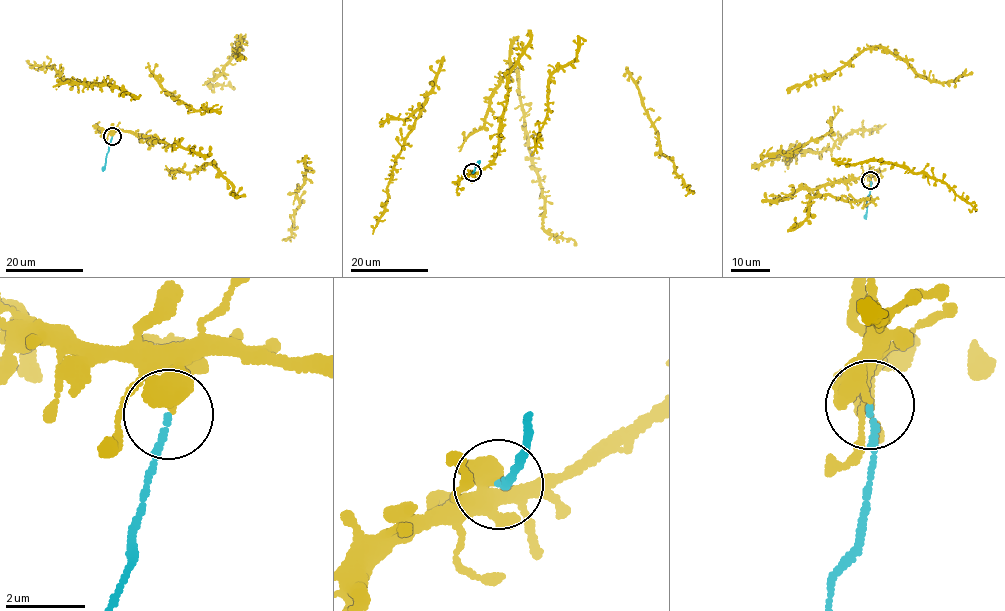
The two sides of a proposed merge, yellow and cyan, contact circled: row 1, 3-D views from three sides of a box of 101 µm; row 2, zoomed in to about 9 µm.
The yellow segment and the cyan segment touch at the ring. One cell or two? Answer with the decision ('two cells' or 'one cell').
two cells

